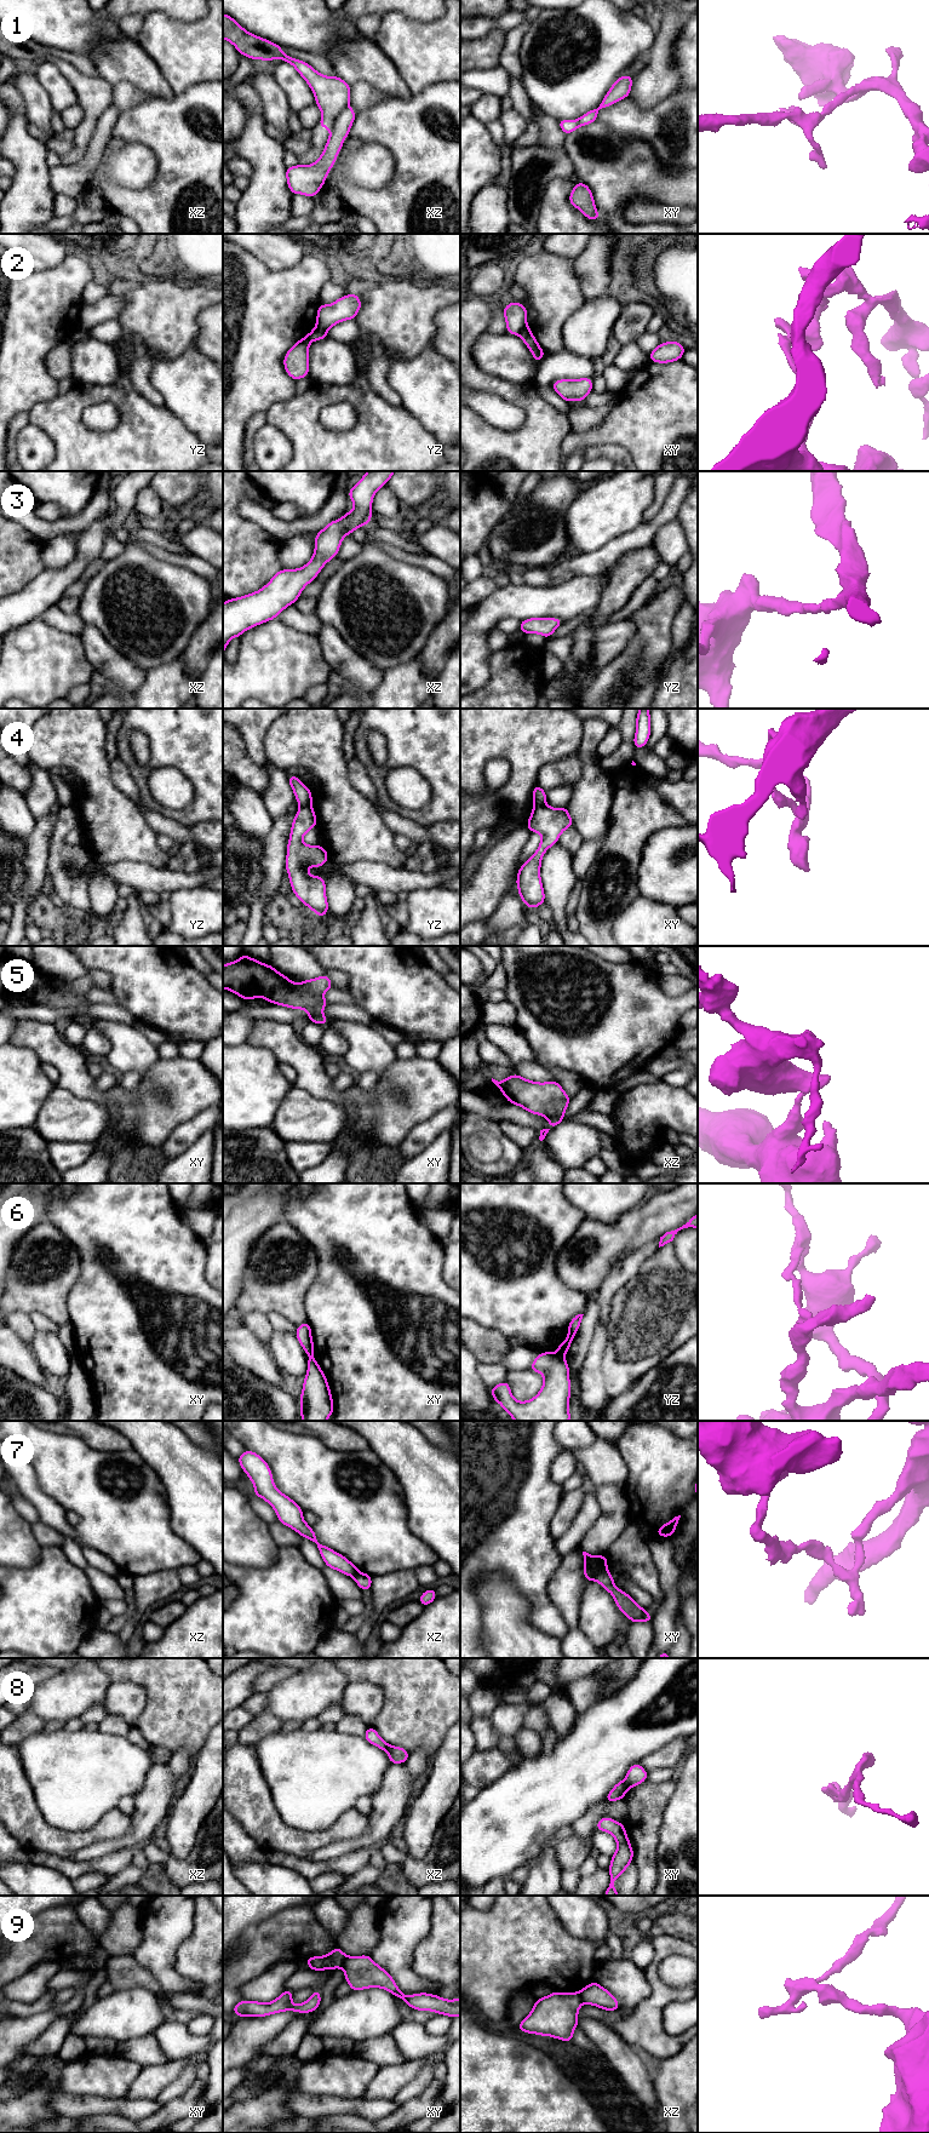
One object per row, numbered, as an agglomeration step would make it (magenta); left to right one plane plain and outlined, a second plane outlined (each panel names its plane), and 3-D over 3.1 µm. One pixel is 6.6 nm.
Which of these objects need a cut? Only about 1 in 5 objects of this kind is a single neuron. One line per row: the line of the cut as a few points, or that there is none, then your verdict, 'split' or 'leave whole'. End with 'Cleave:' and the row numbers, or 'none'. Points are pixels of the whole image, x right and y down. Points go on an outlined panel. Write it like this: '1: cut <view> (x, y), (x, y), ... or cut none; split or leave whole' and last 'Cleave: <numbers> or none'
1: cut xz (347, 104), (331, 128); split
2: cut yz (314, 328), (326, 332); split
3: cut none; leave whole
4: cut yz (310, 803), (300, 807); split
5: cut xz (562, 1114), (548, 1118); split
6: cut xy (311, 1354), (309, 1357); split
7: cut xy (595, 1557), (592, 1561), (592, 1578); split
8: cut xy (624, 1781), (628, 1788); split
9: cut xy (347, 1956), (340, 1966); split
Cleave: 1, 2, 4, 5, 6, 7, 8, 9

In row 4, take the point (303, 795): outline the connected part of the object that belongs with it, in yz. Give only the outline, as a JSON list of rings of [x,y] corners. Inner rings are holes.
[[[288,775],[288,782],[294,792],[296,801],[300,807],[309,805],[312,802],[311,790],[309,790],[298,776]]]

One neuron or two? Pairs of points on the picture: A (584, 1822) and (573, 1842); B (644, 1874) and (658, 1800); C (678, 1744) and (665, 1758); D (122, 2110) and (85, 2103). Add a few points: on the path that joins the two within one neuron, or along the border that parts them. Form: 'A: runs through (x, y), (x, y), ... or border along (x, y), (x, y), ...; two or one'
A: border along (574, 1833), (581, 1838), (590, 1839); two
B: runs through (644, 1856), (646, 1818); one
C: runs through (675, 1748), (669, 1754); one
D: runs through (113, 2106), (95, 2105); one

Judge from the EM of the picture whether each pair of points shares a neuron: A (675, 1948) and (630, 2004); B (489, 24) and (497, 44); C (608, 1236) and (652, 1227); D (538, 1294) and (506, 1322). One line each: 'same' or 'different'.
A: different
B: different
C: same
D: same

